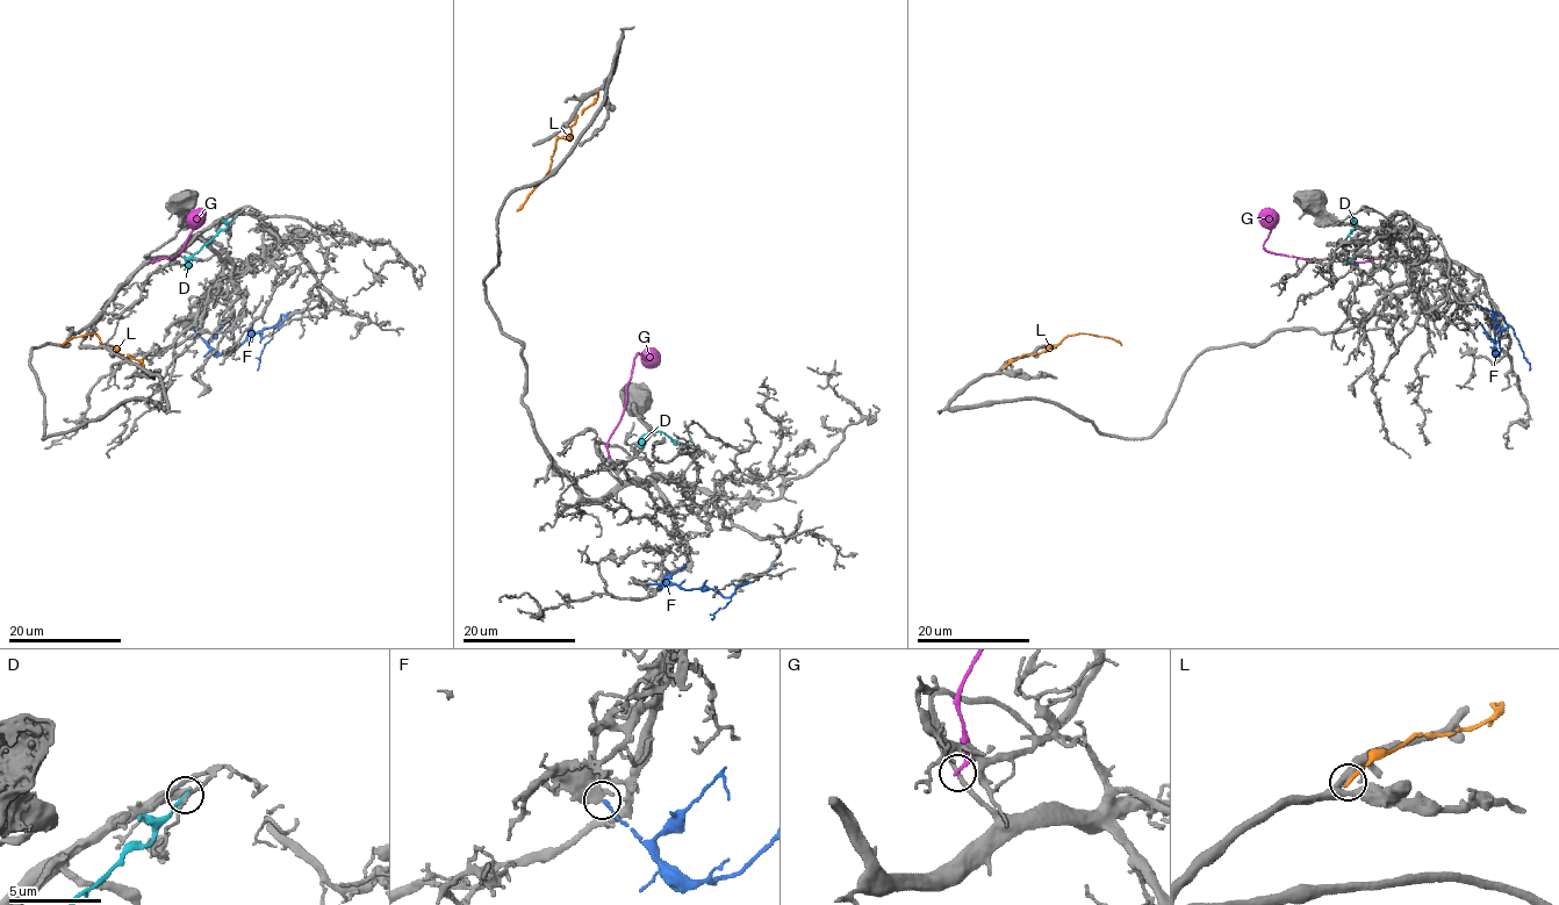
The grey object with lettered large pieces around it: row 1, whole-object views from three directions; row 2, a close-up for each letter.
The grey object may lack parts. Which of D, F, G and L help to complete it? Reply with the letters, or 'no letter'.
no letter

